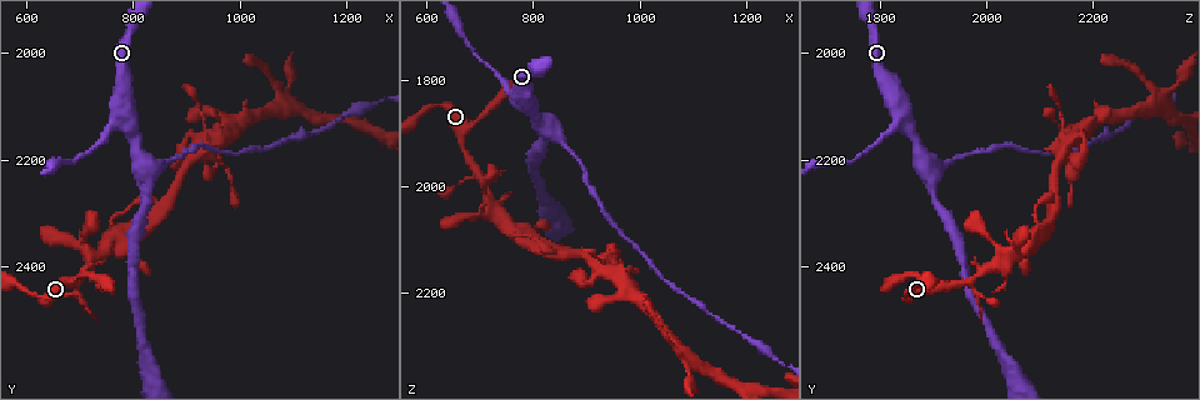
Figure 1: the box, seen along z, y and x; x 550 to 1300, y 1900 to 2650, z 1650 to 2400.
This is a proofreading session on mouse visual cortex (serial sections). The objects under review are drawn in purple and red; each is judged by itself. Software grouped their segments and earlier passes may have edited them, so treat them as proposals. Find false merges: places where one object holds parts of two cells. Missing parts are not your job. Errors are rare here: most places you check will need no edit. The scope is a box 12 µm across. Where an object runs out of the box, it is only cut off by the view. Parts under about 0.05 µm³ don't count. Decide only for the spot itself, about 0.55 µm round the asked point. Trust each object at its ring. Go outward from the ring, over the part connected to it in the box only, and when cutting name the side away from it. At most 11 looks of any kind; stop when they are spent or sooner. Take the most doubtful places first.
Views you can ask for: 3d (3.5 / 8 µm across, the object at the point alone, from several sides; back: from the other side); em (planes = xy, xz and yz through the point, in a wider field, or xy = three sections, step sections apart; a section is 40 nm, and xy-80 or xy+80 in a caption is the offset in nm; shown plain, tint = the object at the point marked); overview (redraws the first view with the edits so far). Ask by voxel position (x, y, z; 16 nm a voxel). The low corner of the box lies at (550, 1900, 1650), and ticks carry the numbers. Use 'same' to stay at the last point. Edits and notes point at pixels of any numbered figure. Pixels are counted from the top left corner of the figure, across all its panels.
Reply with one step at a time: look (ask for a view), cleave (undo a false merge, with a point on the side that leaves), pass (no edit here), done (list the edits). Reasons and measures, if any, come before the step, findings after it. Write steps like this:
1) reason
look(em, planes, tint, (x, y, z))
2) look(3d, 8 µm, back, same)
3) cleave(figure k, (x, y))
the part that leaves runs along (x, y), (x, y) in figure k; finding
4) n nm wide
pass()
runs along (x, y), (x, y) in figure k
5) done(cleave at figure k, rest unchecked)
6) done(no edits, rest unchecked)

two arms in line, one across
look(3d, 3.5 µm, (765, 2120, 1835))

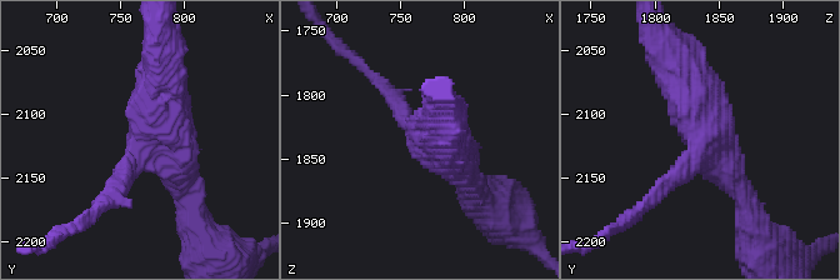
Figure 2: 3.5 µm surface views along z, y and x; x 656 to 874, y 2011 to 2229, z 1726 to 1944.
look(em, xy, step 5, tint, (768, 2118, 1836))

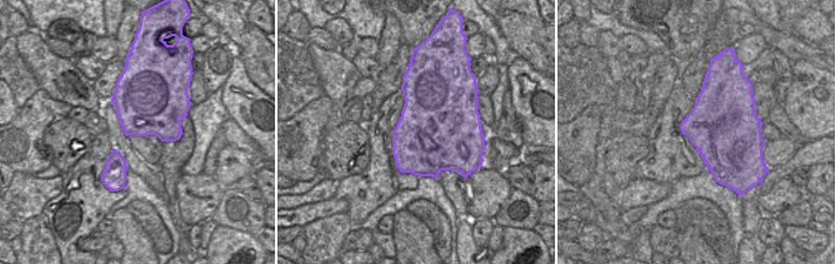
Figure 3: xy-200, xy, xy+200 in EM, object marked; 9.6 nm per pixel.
800 nm wide
pass()
runs along (673, 64), (701, 98), (746, 205) in figure 2; continuous, no second cell

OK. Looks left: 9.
calibre changes
look(3d, 3.5 µm, back, (870, 2200, 1930))

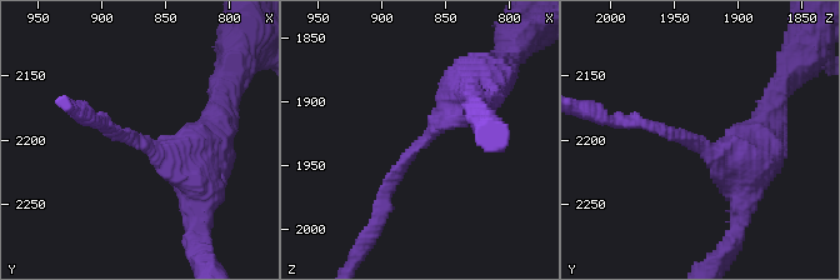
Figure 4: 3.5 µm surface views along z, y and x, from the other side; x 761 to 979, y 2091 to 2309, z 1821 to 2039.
arms of 150, 600 nm
look(em, planes, tint, (868, 2204, 1932))

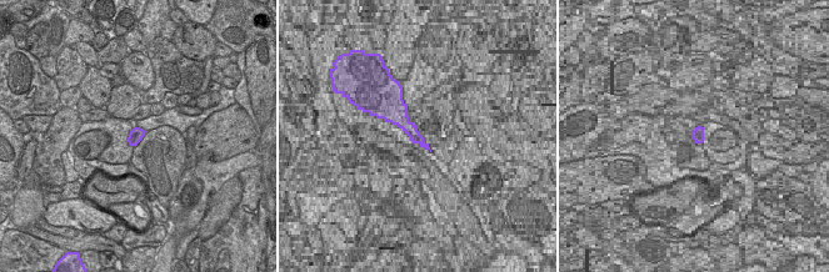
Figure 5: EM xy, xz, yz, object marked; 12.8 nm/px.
another direction
look(em, xy, step 2, tint, same)

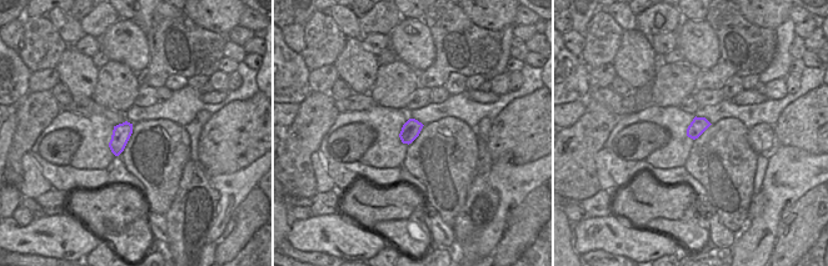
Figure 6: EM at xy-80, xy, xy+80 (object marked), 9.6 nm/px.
pass()
runs along (481, 84), (409, 154), (381, 201) in figure 4; one cell here

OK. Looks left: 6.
a narrow waist
look(3d, 3.5 µm, (720, 2380, 2040))

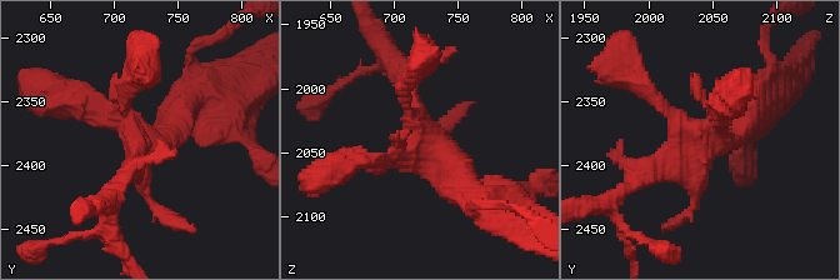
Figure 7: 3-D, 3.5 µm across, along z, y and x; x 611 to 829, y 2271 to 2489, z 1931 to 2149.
shape alone is not enough
look(em, xy, step 1, tint, (726, 2382, 2042))

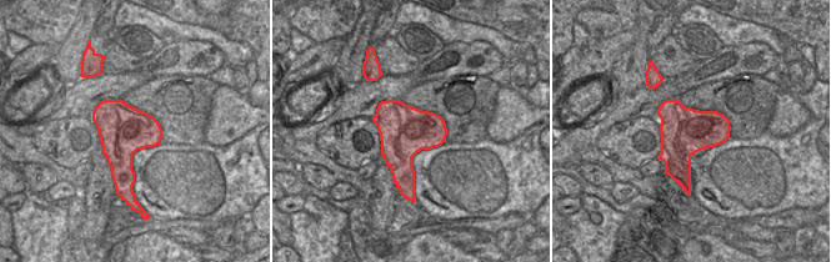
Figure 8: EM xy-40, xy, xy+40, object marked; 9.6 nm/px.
pass()
runs along (638, 176), (755, 99) in figure 7; one cell here

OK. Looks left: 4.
narrows sharply
look(3d, 3.5 µm, (850, 2295, 2130))

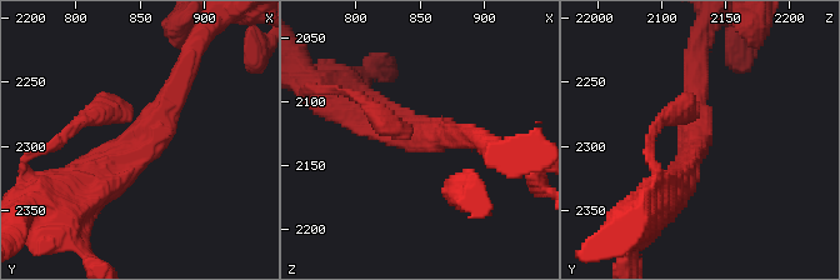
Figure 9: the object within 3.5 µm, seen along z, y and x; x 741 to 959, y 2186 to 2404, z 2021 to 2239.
shape alone is not enough
look(em, xy, step 2, tint, (854, 2296, 2126))

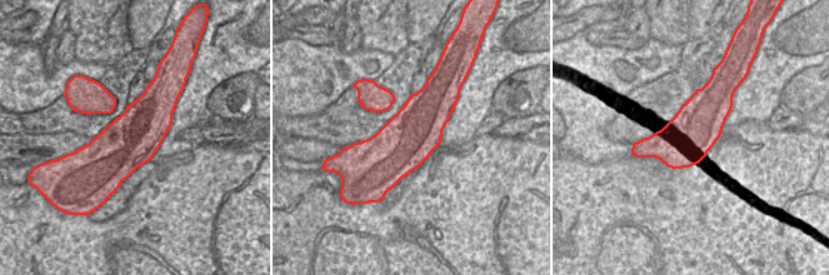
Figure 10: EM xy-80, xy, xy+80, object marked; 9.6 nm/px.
pass()
runs along (84, 193), (145, 146), (184, 70) in figure 9; continuous, no second cell

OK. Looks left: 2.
done(no edits, rest unchecked)

